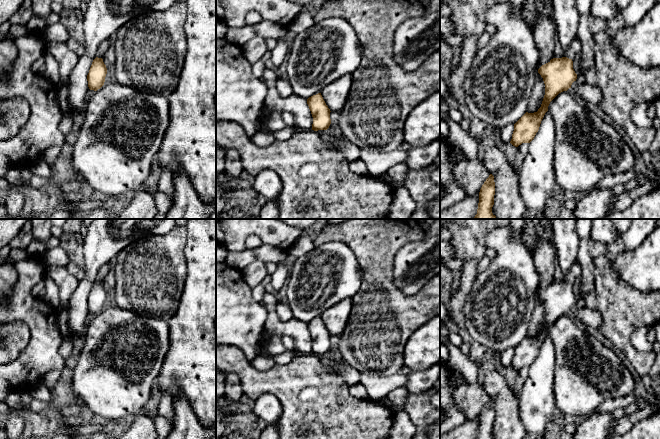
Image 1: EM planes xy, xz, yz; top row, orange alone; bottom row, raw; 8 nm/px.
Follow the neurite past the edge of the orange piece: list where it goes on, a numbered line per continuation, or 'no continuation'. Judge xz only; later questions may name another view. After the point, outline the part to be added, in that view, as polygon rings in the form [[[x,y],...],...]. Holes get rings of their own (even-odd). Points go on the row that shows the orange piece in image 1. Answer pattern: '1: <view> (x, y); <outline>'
no continuation

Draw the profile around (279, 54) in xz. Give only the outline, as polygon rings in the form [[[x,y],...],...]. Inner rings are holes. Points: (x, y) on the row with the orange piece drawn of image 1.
[[[285,35],[277,39],[276,47],[271,51],[270,66],[279,71],[285,65],[290,47],[285,41]]]

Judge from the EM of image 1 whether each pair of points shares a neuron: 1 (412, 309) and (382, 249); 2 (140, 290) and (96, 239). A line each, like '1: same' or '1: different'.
1: same
2: different

